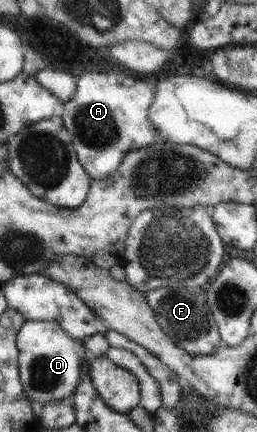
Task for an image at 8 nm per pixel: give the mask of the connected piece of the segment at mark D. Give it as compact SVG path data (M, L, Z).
M25 320L17 332L20 383L31 402L41 403L71 398L79 385L80 369L91 356L81 339L75 339L54 321Z

